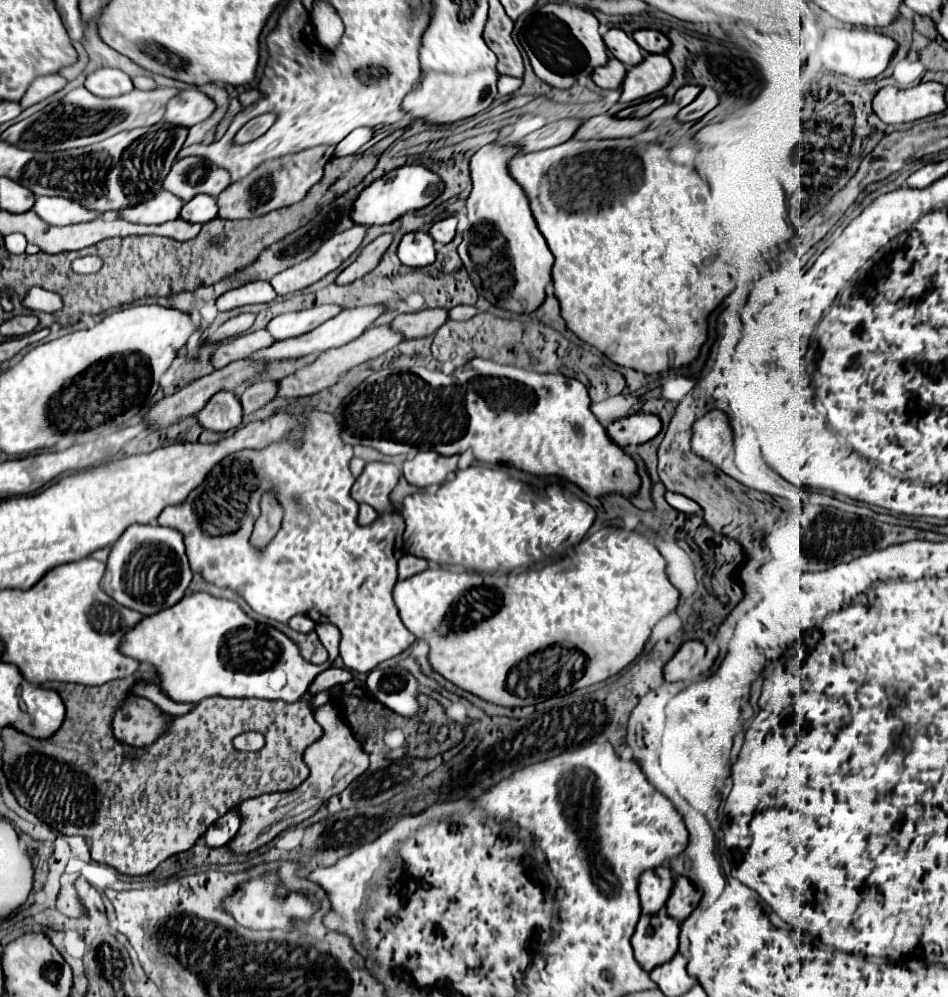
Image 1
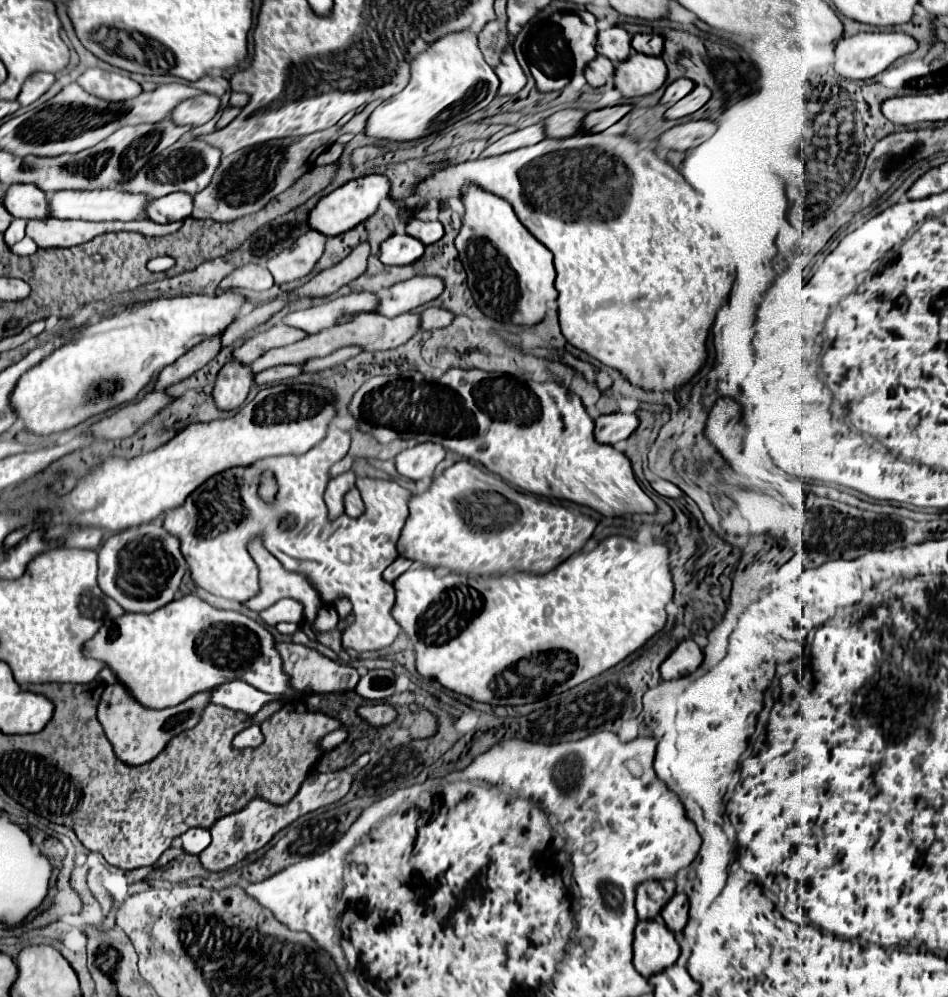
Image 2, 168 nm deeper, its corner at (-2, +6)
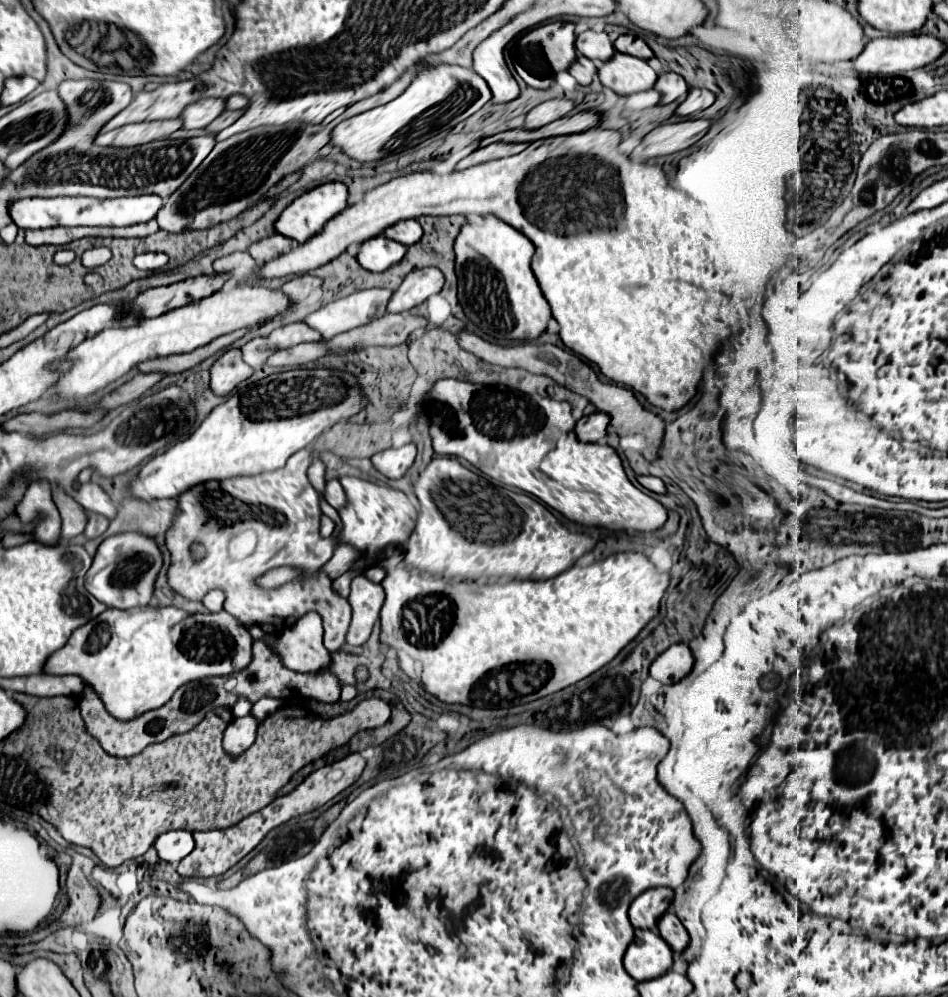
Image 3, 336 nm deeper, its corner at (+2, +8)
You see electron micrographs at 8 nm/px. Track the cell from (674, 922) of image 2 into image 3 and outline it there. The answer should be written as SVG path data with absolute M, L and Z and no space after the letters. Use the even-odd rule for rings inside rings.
M667 912L659 920L659 934L671 946L673 952L683 952L689 944L687 930L683 928L683 924L679 924L679 918L675 918L675 914L671 914L671 912Z

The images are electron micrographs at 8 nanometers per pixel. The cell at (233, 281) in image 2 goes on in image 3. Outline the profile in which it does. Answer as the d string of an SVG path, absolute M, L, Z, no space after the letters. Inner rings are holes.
M235 252L223 258L217 258L213 262L213 268L217 274L223 272L249 272L255 268L255 260L251 256L247 256L247 252Z

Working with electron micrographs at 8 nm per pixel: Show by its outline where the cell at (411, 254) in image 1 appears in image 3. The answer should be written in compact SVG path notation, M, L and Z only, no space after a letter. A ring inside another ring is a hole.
M383 234L369 238L361 244L359 252L357 252L357 262L361 268L369 270L369 272L383 272L387 270L391 264L397 264L405 254L405 246L395 242L395 240L387 240Z

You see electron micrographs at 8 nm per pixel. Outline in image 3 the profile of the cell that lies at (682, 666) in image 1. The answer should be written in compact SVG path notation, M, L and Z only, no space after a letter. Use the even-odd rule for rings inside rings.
M673 644L651 664L651 676L661 684L675 684L693 668L693 654L687 644Z

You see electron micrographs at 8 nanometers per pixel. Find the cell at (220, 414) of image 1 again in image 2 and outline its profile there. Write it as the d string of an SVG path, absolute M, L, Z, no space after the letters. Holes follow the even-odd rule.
M227 362L221 368L221 372L217 376L217 384L213 388L215 406L219 410L239 408L245 402L251 386L253 386L251 370L247 370L247 366L239 364L239 362Z

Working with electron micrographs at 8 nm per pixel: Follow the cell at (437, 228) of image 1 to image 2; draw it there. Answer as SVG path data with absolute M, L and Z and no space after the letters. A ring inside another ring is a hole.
M413 218L407 224L407 234L411 234L413 238L419 238L423 244L433 244L433 242L437 242L437 240L443 238L445 230L443 230L443 224L439 220L425 222L425 220Z

